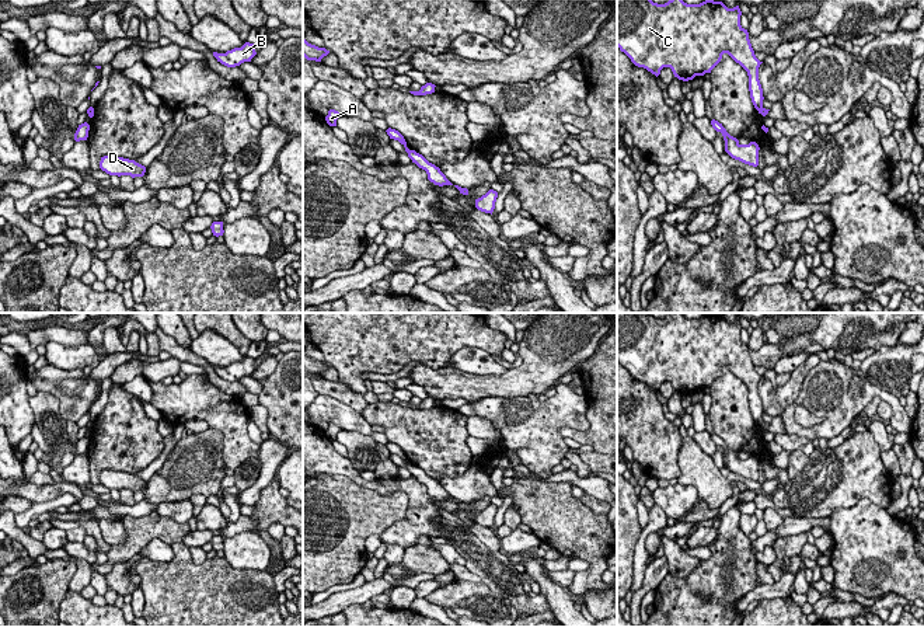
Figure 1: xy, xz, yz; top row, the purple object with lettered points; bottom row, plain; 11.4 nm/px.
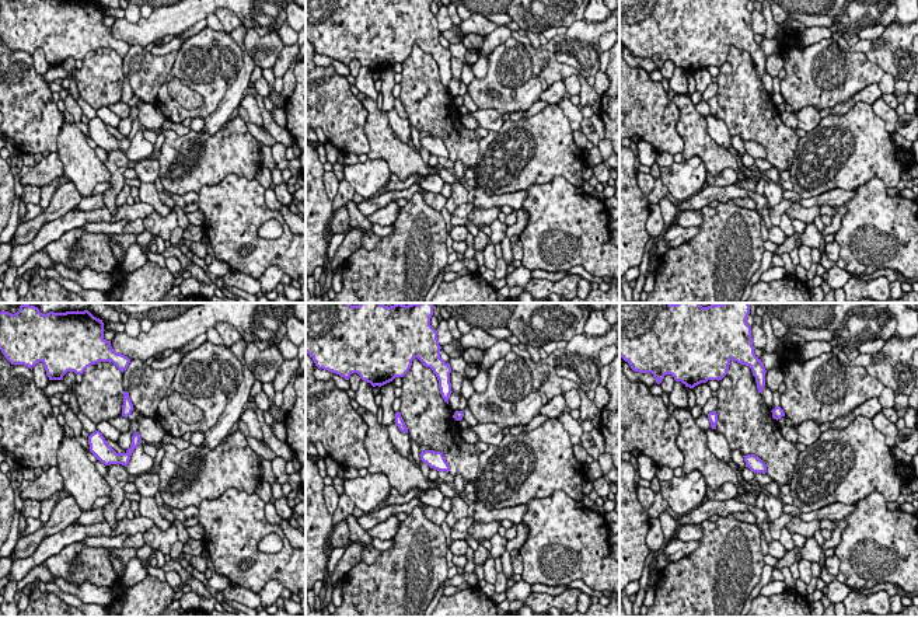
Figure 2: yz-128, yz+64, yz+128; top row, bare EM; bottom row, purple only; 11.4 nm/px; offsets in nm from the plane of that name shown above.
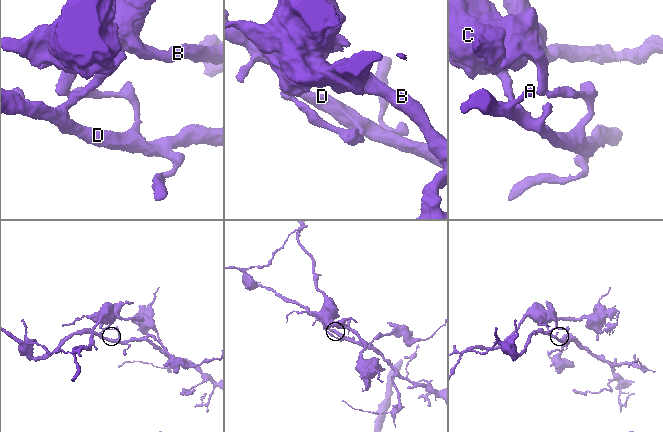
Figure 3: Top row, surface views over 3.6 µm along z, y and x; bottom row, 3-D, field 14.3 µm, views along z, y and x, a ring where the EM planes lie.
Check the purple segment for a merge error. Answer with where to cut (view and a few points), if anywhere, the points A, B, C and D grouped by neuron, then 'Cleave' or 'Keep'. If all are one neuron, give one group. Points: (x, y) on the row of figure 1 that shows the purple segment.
Split along yz (763, 108), (759, 112). Groups: A D / B C. Cleave

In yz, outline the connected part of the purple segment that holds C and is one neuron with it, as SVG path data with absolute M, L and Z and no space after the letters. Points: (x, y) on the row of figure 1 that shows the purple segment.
M617 0L617 46L631 62L656 77L663 67L670 67L674 77L683 81L704 76L728 53L749 76L749 91L754 108L763 111L763 88L759 80L760 62L752 48L749 32L740 25L739 6L728 8L722 1L705 0L687 4L669 0L665 4L652 0Z

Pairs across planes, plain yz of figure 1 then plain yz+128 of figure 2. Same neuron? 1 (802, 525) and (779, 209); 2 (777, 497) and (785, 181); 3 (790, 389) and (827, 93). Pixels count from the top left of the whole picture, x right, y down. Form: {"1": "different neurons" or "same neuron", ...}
{"1": "different neurons", "2": "same neuron", "3": "different neurons"}

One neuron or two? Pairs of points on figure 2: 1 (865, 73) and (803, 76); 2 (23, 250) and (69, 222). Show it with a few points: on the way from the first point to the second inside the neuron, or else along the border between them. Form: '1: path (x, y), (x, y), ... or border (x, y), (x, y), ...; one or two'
1: path (850, 82), (831, 93), (819, 91); one
2: path (34, 246), (58, 227); one

